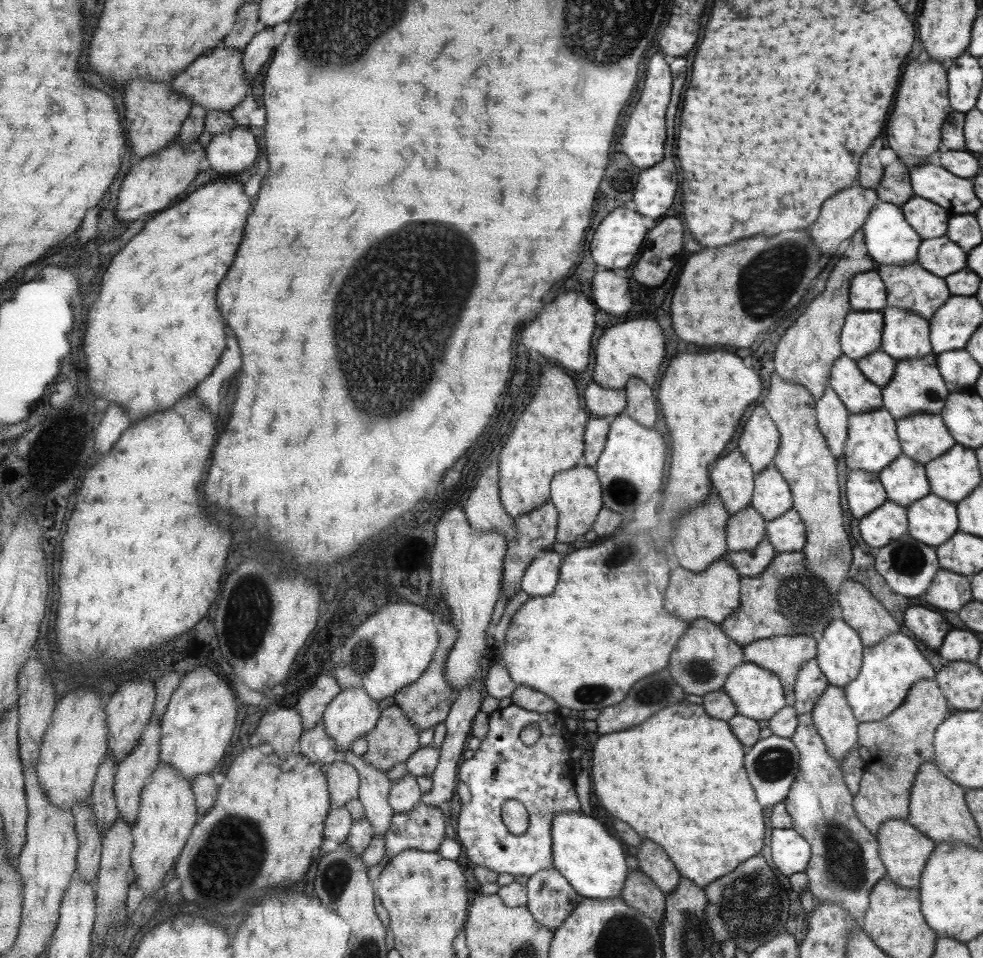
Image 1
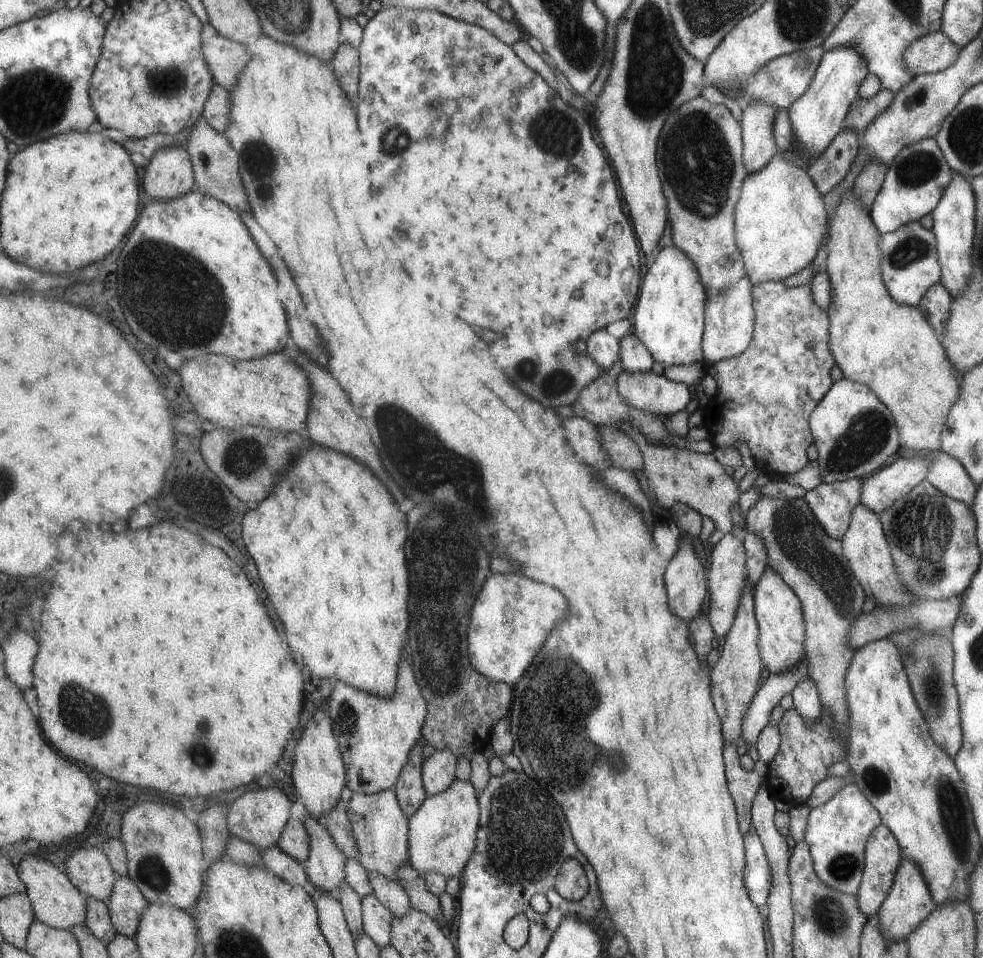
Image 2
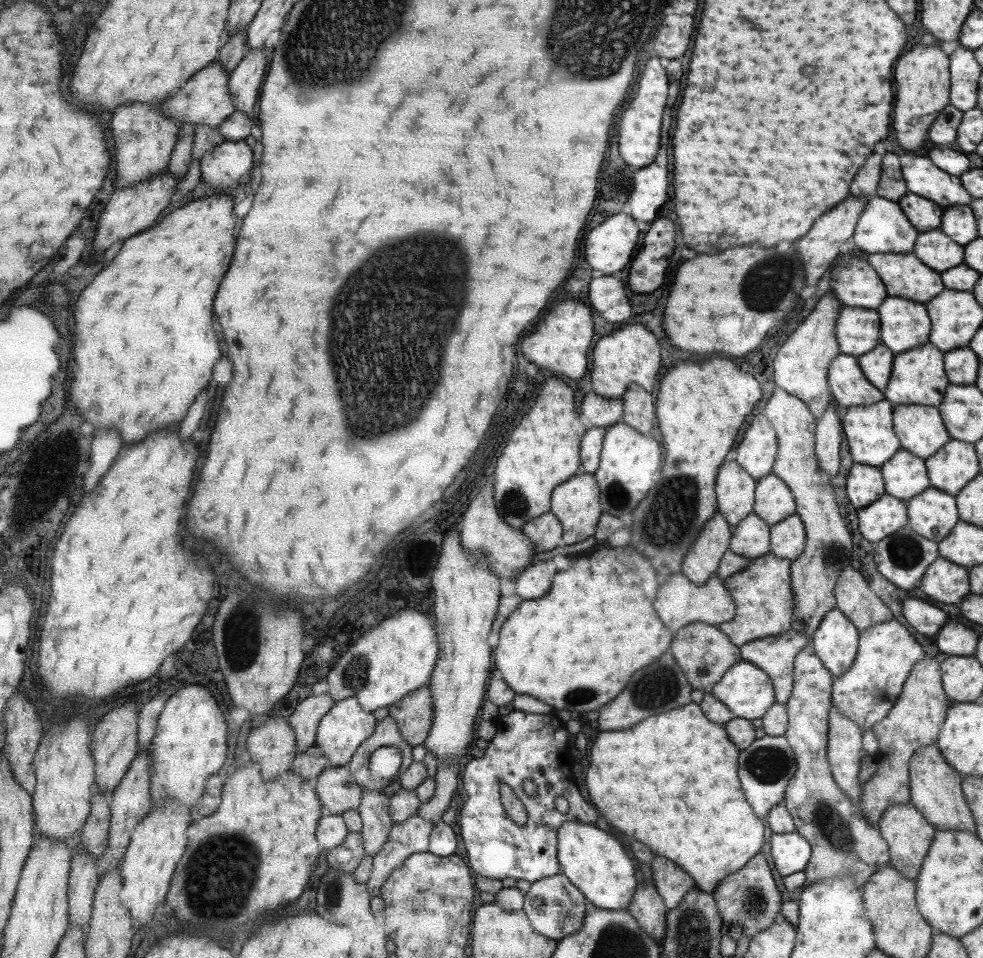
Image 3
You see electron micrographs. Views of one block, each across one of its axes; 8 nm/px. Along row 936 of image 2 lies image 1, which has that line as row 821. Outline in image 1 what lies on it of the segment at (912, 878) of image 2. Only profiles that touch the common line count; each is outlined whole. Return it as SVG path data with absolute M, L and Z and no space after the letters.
M900 818L884 822L876 837L879 841L880 855L886 865L887 876L899 886L918 889L923 870L935 850L935 842L907 819Z

